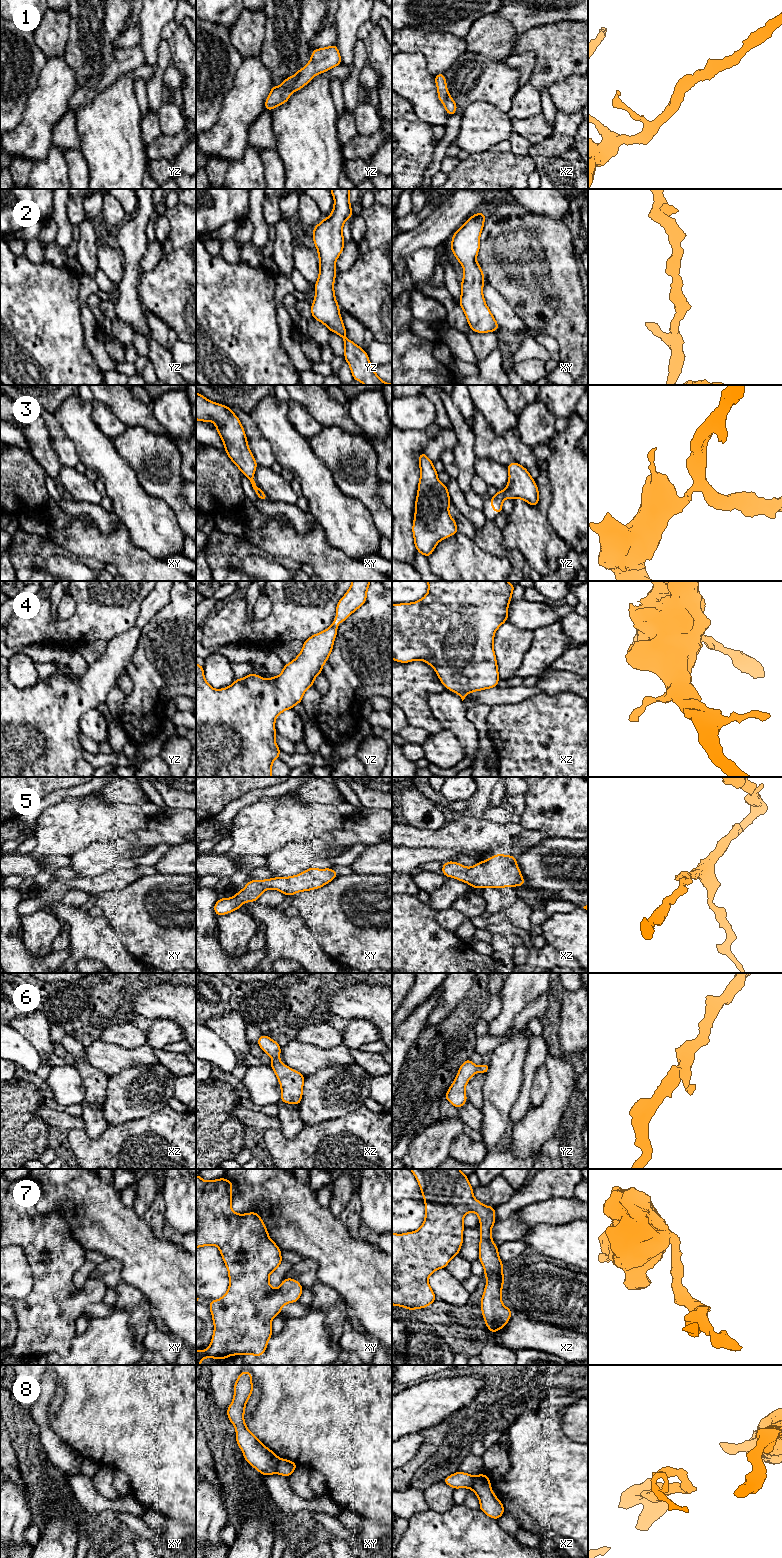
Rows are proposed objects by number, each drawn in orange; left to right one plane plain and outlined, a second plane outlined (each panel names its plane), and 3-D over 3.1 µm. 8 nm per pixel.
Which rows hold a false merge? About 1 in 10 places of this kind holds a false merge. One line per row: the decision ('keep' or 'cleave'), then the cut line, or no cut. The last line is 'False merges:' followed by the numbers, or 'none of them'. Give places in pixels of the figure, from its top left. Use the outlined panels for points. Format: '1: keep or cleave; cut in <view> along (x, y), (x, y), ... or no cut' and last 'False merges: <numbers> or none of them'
1: keep; no cut
2: keep; no cut
3: keep; no cut
4: keep; no cut
5: keep; no cut
6: keep; no cut
7: keep; no cut
8: cleave; cut in xy along (279, 1458), (275, 1472)
False merges: 8

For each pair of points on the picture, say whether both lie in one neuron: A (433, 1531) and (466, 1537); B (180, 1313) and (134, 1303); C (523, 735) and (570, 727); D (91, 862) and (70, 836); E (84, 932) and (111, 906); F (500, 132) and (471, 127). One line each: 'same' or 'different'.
A: same
B: different
C: same
D: different
E: different
F: same

